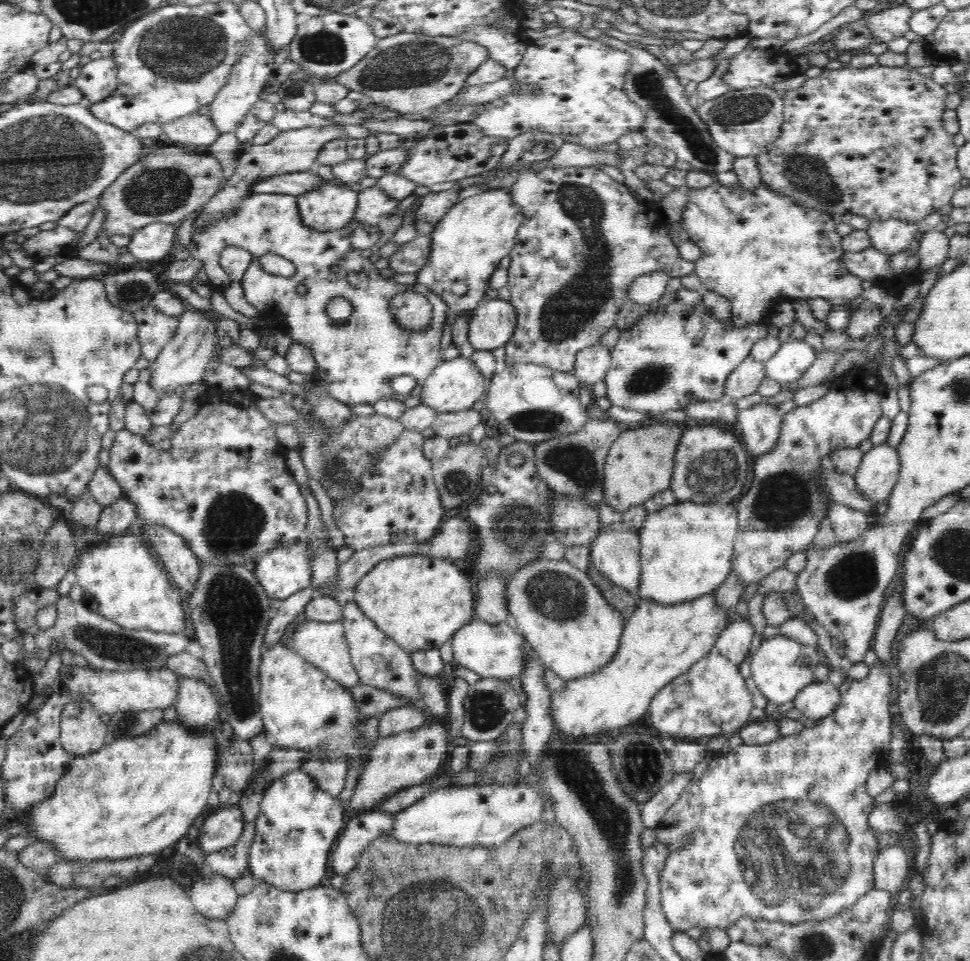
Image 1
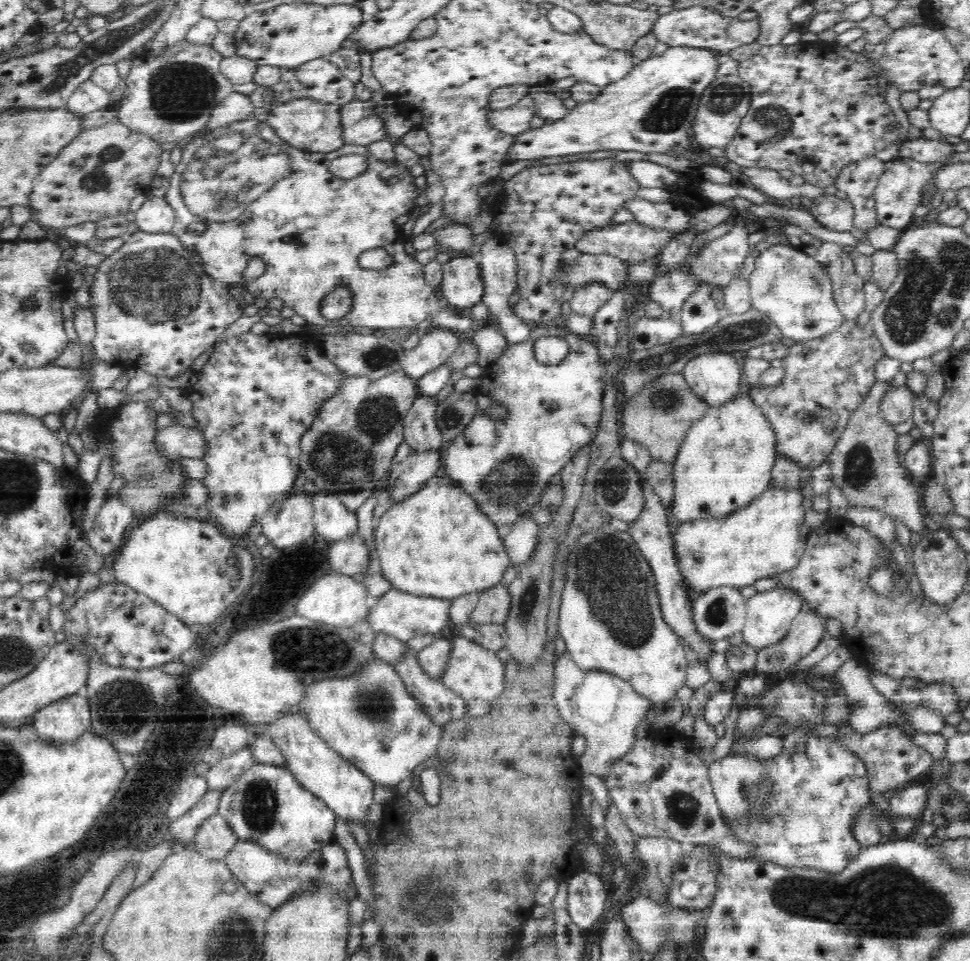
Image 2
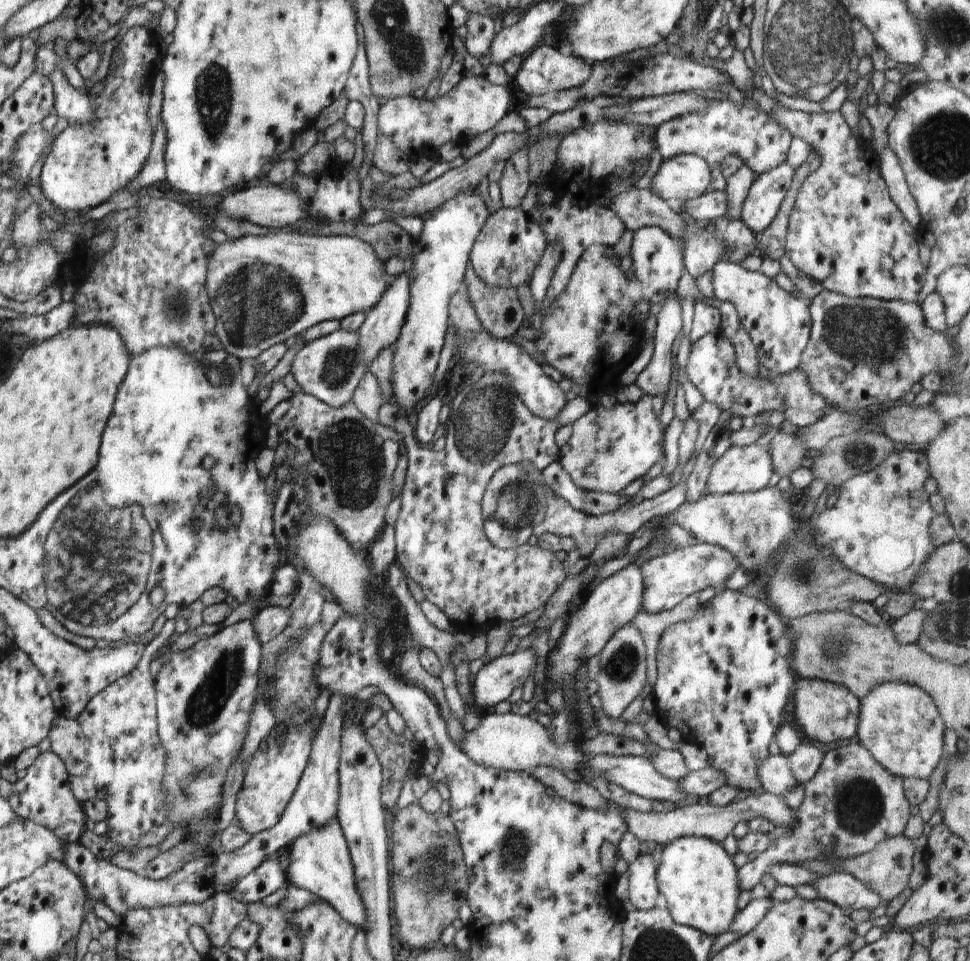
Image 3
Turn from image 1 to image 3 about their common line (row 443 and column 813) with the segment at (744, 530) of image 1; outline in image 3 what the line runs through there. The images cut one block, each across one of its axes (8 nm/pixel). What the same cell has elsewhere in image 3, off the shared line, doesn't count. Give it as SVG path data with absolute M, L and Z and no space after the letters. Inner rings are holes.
M850 740L847 746L832 749L824 754L820 768L804 784L802 805L798 810L793 811L792 824L784 826L782 836L778 836L762 854L738 869L740 892L752 890L762 880L762 876L772 868L772 864L784 862L795 865L797 861L823 859L826 853L834 853L841 858L854 858L870 852L878 842L903 834L908 818L910 818L910 805L904 792L903 777L890 774L872 758L868 748L864 748L858 740Z

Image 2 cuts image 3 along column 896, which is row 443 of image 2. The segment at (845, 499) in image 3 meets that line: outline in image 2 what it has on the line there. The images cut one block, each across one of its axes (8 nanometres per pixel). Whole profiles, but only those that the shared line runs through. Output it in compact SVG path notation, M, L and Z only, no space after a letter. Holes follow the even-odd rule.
M536 325L524 342L508 343L496 365L485 366L480 378L484 384L478 390L477 414L461 435L445 445L442 458L445 462L445 475L452 479L454 485L472 494L480 511L490 517L499 533L504 536L520 520L520 515L532 515L538 509L545 486L582 447L594 440L600 426L605 387L610 377L592 338L580 337L560 326ZM540 336L559 336L566 340L569 351L559 364L543 364L536 359L534 342ZM494 404L506 407L506 419L494 420L486 414L484 410Z

